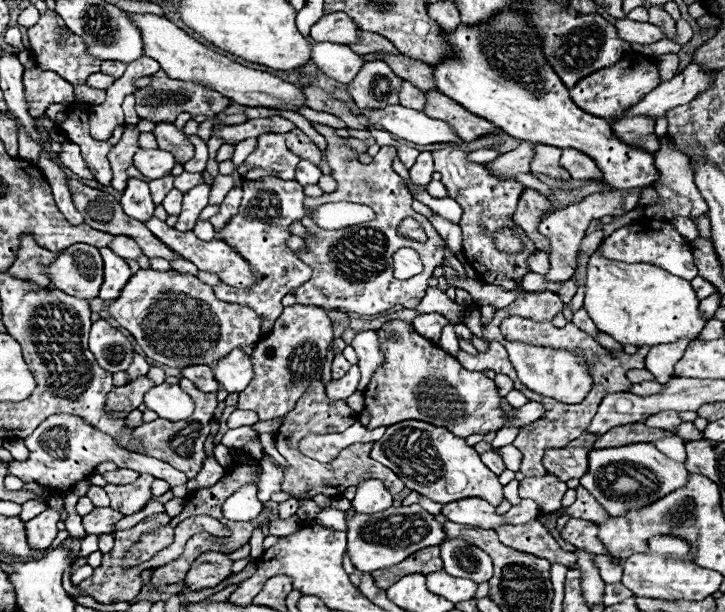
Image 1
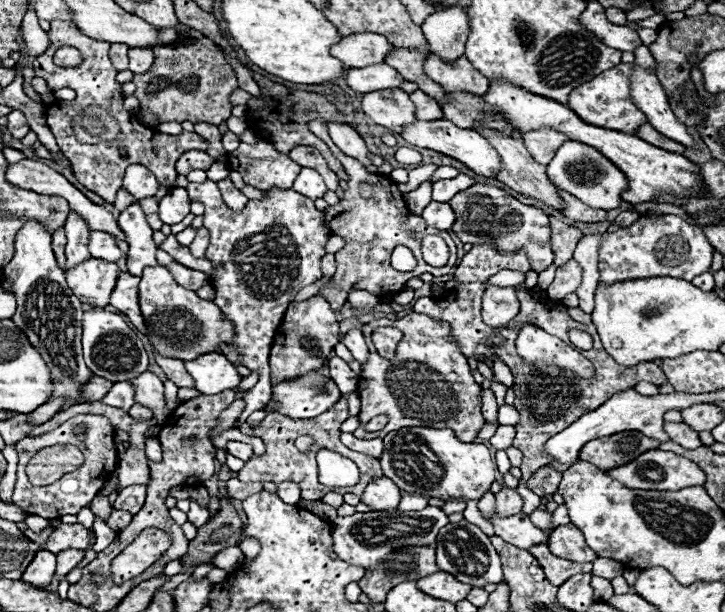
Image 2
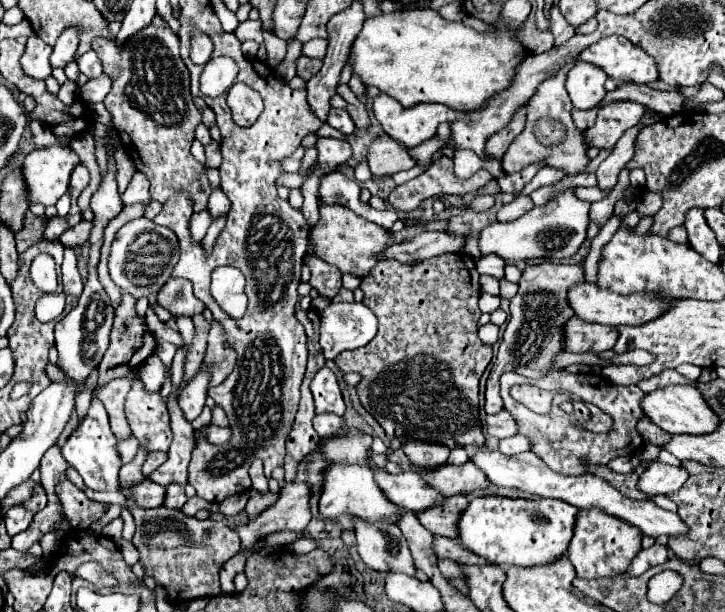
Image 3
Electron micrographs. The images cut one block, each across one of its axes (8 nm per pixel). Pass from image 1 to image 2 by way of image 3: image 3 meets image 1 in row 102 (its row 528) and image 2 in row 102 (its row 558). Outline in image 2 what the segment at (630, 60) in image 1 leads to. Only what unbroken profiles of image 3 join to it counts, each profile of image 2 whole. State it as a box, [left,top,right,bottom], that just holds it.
[568,64,646,134]

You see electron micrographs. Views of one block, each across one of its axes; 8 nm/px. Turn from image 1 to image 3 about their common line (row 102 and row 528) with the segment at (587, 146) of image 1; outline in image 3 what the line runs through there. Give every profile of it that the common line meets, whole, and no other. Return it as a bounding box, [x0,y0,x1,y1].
[458,496,578,568]

